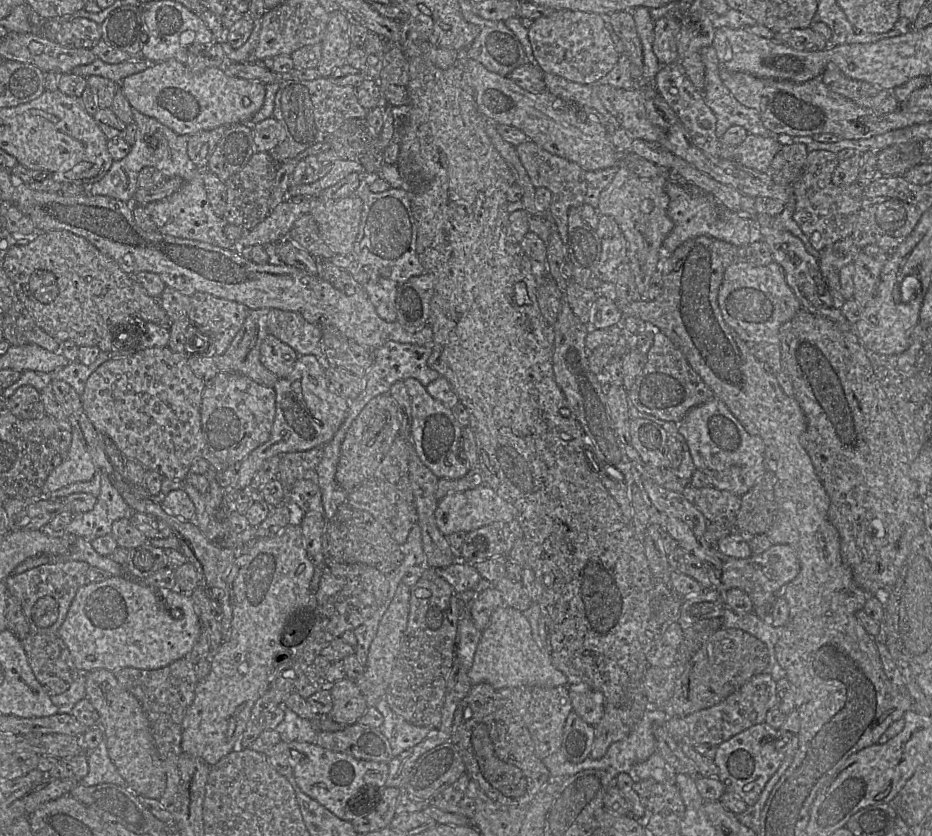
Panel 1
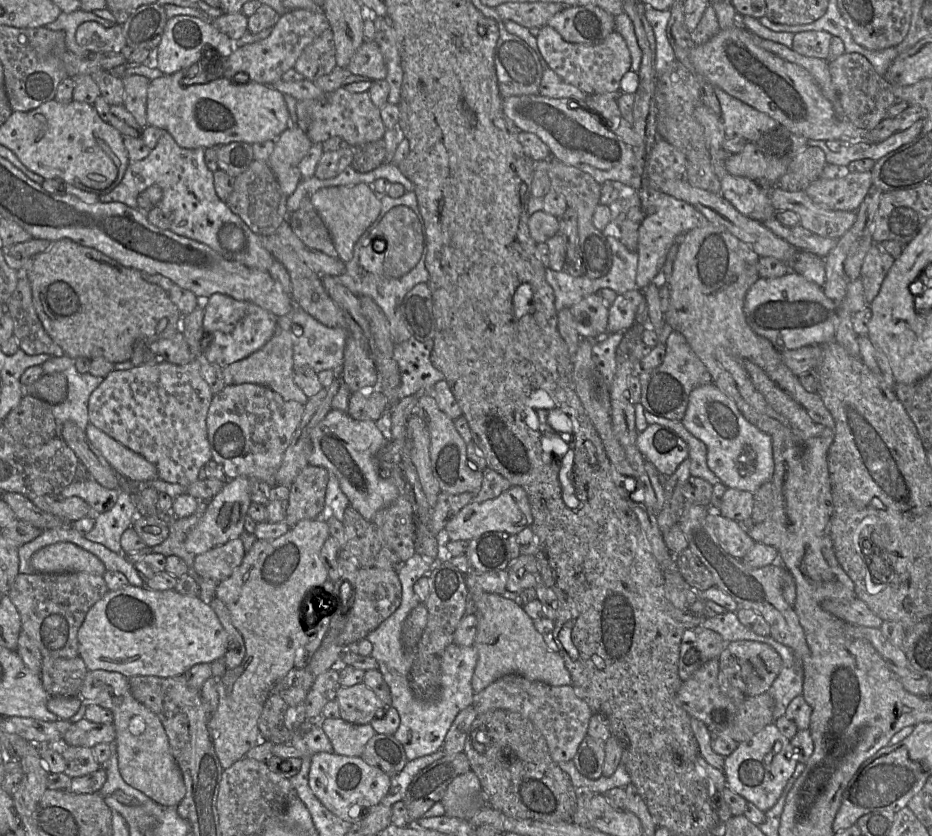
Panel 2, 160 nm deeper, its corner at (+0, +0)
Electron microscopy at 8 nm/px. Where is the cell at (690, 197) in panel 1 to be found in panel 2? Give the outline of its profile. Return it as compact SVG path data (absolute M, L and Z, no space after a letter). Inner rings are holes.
M653 191L649 199L650 204L655 207L655 212L645 217L638 231L636 284L639 290L644 290L655 280L664 267L668 251L676 239L705 223L700 213L684 201L660 191Z

